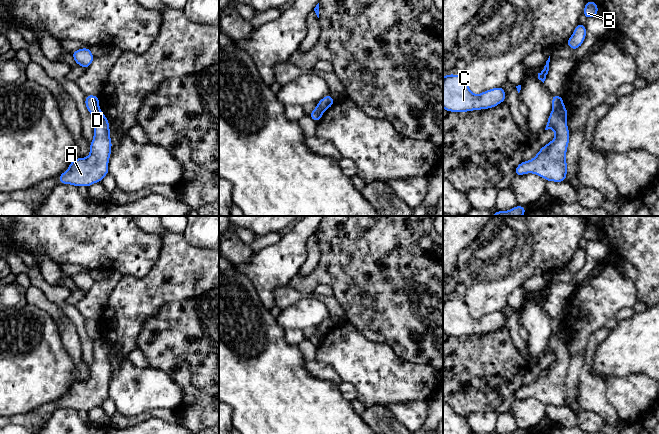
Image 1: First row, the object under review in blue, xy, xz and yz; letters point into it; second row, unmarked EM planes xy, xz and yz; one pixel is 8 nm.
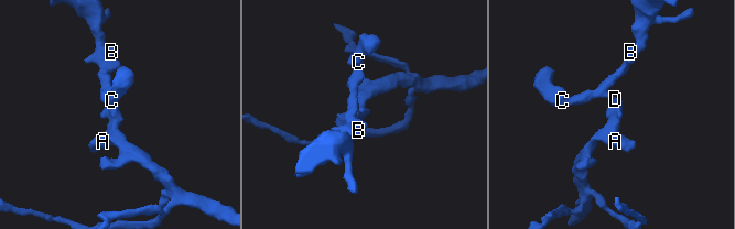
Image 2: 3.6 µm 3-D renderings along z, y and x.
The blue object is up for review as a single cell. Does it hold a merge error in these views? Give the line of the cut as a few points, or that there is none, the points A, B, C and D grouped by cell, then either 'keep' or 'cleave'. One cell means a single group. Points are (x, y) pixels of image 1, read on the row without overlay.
cut yz (553, 331), (565, 344); groups A / B C D; cleave

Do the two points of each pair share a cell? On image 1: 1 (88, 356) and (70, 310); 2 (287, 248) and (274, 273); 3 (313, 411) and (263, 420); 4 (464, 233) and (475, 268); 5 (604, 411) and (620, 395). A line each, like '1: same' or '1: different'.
1: same
2: same
3: same
4: different
5: different

